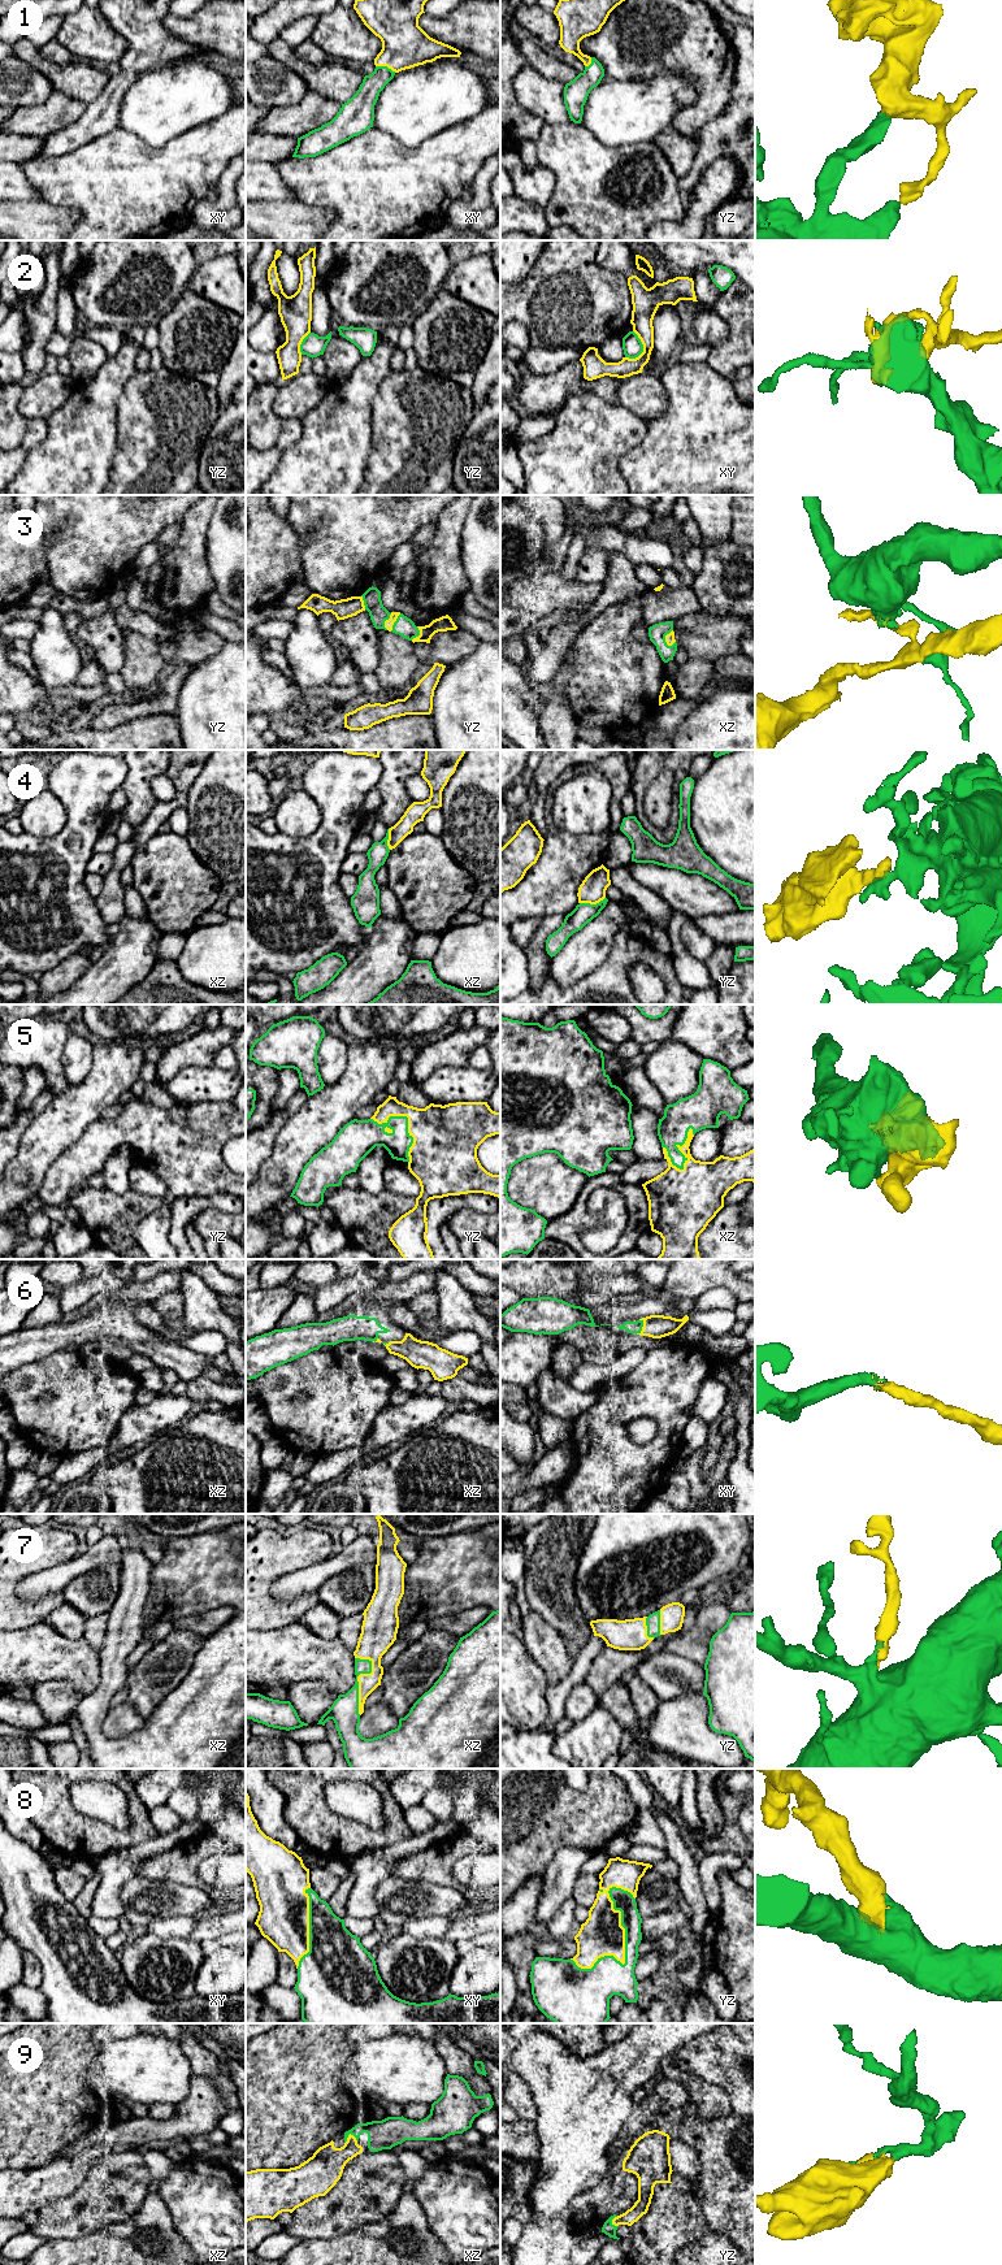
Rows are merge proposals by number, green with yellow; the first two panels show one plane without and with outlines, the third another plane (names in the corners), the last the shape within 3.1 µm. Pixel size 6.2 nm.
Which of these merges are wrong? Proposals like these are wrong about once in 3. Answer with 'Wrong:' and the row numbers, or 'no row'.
Wrong: 2, 3, 4

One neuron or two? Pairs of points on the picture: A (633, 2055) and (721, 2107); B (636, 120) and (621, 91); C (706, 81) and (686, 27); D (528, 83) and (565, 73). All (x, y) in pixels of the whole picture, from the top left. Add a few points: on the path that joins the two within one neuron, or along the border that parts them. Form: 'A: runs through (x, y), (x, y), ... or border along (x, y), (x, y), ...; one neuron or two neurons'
A: border along (669, 2056), (663, 2060), (658, 2075); two neurons
B: runs through (629, 113), (621, 105), (621, 98); one neuron
C: runs through (706, 68), (699, 51), (689, 40); one neuron
D: border along (528, 64), (547, 78), (560, 81), (564, 85); two neurons

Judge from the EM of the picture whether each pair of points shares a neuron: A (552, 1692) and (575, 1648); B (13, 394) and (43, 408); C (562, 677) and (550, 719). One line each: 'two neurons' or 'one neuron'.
A: two neurons
B: two neurons
C: one neuron

